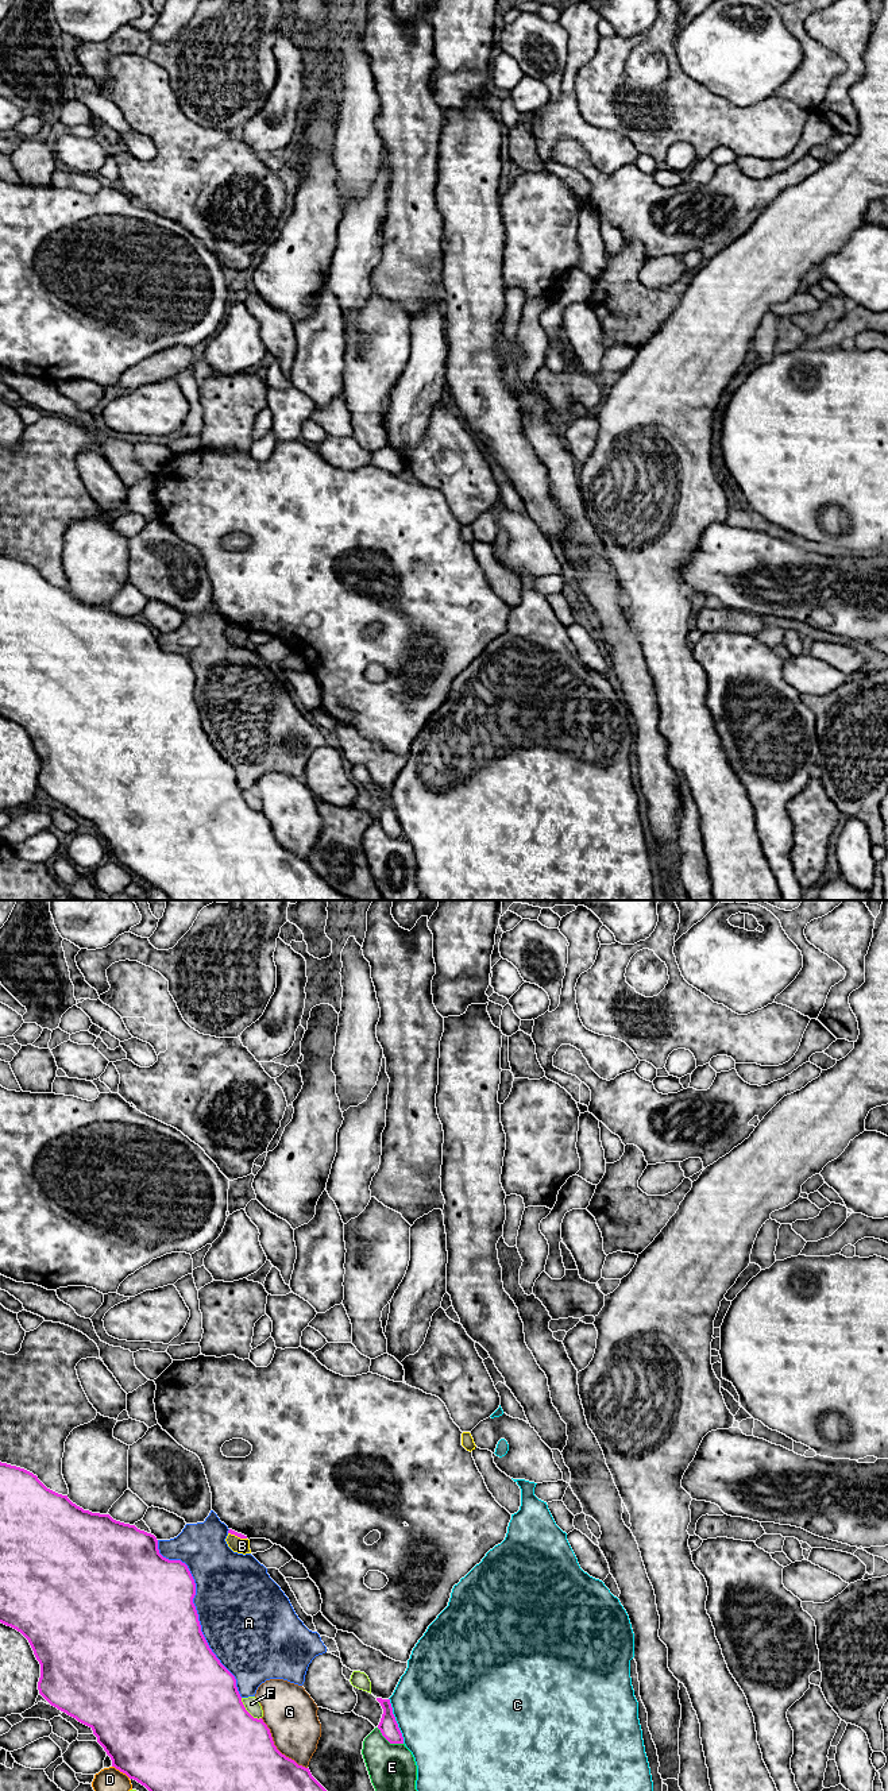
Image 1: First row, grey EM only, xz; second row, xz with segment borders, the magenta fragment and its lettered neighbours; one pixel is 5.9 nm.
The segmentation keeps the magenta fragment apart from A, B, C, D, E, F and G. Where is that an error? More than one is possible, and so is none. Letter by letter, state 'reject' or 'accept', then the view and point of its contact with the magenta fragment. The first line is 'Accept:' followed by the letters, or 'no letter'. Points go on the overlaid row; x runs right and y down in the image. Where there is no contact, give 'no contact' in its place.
Accept: no letter
A: reject; meets magenta in xz at (196, 1612)
B: reject; meets magenta in xz at (238, 1536)
C: reject; meets magenta in xz at (396, 1721)
D: reject; meets magenta in xz at (122, 1771)
E: reject; meets magenta in xz at (389, 1741)
F: reject; meets magenta in xz at (247, 1712)
G: reject; meets magenta in xz at (275, 1748)

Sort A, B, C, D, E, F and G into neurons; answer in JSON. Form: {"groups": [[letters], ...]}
{"groups": [["A"], ["B"], ["C"], ["D"], ["E"], ["F"], ["G"]]}

